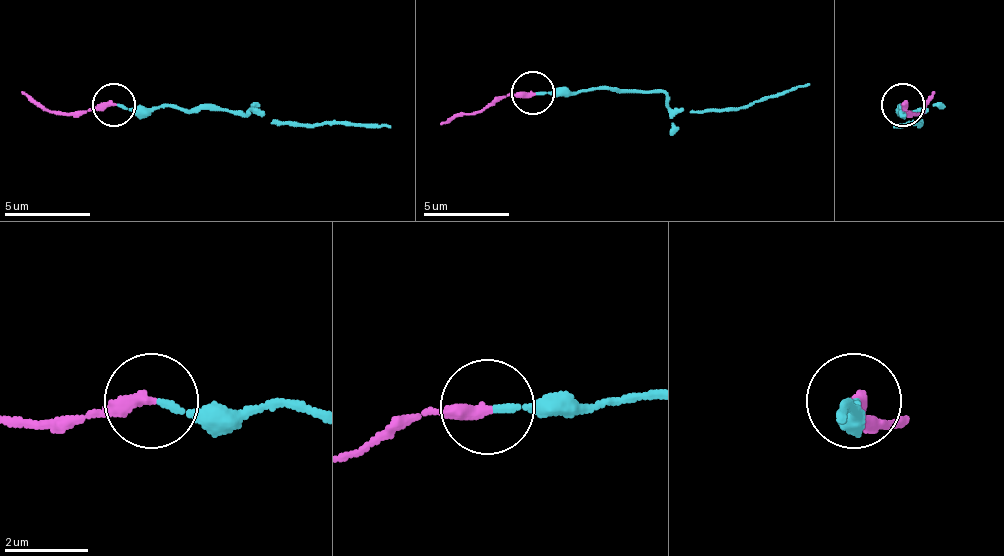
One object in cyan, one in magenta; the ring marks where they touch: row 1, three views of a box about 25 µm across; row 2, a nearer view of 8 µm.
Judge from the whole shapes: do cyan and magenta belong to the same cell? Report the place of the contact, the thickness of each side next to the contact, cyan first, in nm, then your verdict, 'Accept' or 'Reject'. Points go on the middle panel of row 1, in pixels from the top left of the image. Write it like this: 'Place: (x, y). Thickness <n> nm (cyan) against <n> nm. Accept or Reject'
Place: (533, 92). Thickness 160 nm (cyan) against 340 nm. Accept

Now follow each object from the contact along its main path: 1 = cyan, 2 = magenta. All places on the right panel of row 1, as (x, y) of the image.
1: (901, 103), (901, 112), (918, 112), (923, 124), (893, 129)
2: (901, 103), (923, 112), (936, 90)

